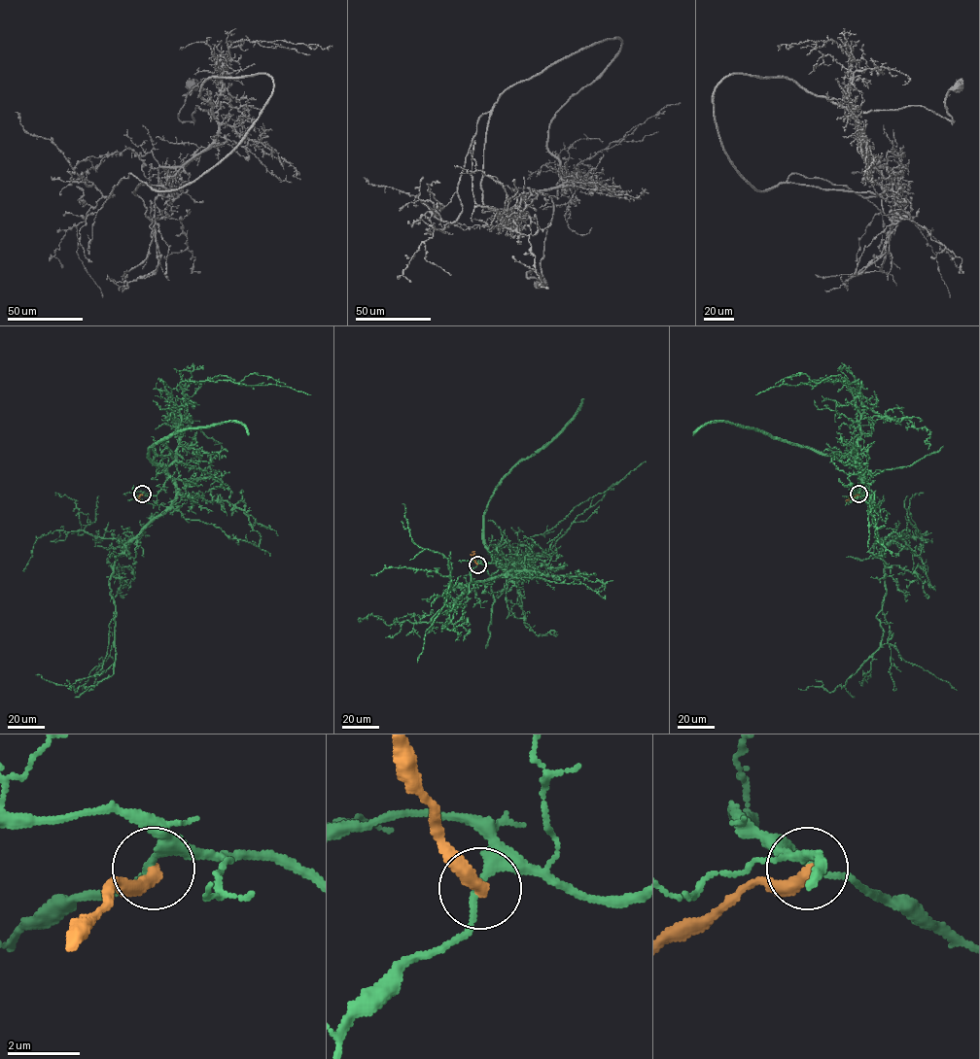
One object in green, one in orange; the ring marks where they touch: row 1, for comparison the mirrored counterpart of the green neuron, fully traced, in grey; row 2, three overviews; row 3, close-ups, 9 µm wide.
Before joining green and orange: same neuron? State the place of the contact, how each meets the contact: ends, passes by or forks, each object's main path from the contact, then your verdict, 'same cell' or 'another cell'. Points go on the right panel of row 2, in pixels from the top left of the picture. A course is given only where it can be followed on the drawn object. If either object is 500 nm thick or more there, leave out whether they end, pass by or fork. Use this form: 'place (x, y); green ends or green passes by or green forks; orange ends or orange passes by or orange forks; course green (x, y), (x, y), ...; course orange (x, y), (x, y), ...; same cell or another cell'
place (858, 494); green passes by; orange ends; course green (858, 494), (862, 476), (884, 566), (886, 595), (876, 616), (882, 645), (843, 687), (798, 688); course orange (858, 494), (846, 501); another cell

